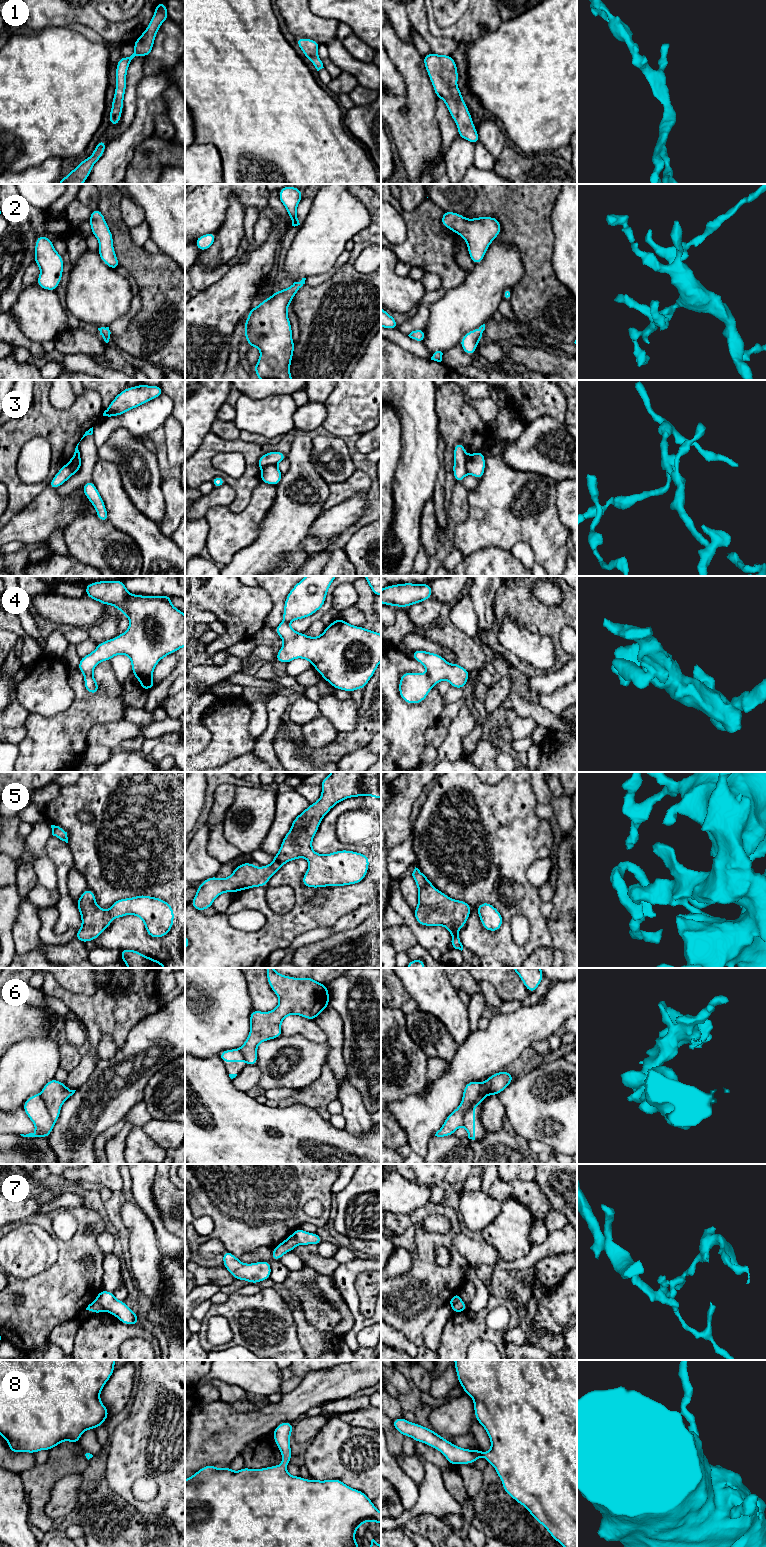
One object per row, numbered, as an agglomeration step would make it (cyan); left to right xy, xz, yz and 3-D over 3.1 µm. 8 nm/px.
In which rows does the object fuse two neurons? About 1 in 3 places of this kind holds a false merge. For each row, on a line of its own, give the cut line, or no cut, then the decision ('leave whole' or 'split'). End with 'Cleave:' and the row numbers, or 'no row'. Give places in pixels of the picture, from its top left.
1: no cut | leave whole
2: no cut | leave whole
3: xy (79, 455), (72, 461), (72, 468), (76, 472) | split
4: no cut | leave whole
5: no cut | leave whole
6: yz (482, 1083), (475, 1101), (465, 1113), (463, 1125) | split
7: xy (95, 1300), (104, 1309) | split
8: no cut | leave whole
Cleave: 3, 6, 7

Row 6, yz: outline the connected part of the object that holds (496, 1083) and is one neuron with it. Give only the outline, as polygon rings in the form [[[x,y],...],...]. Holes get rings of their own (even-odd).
[[[502,1070],[491,1075],[486,1082],[482,1083],[475,1102],[465,1113],[464,1127],[469,1139],[475,1140],[475,1106],[482,1104],[487,1095],[499,1095],[514,1079],[509,1072]]]

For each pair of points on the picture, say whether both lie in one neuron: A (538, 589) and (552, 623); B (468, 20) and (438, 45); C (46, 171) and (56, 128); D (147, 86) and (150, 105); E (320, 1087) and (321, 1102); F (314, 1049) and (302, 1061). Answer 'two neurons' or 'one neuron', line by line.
A: two neurons
B: two neurons
C: two neurons
D: one neuron
E: one neuron
F: one neuron

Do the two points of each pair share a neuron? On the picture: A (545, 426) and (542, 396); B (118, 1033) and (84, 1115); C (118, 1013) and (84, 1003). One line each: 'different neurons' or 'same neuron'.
A: different neurons
B: different neurons
C: same neuron

